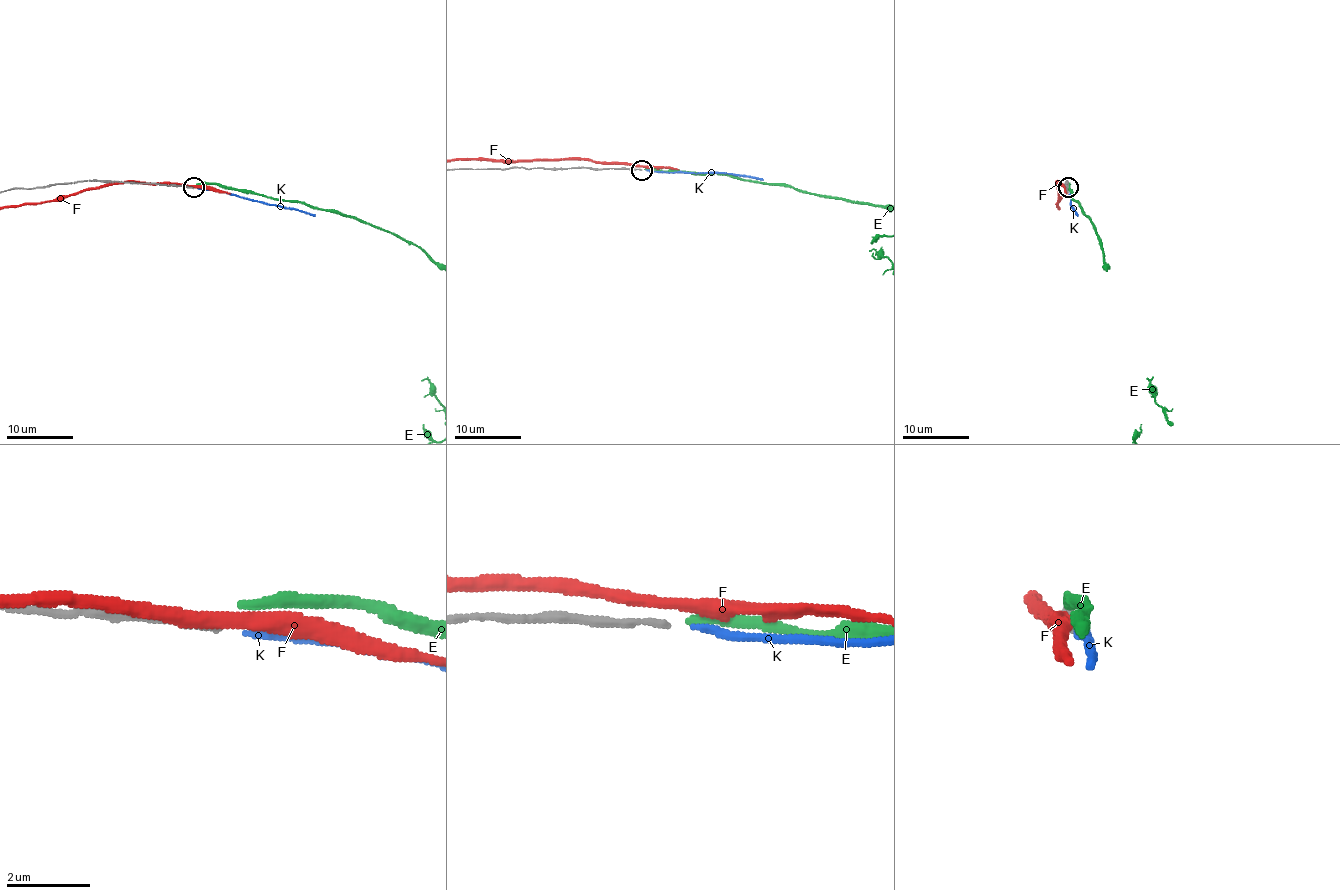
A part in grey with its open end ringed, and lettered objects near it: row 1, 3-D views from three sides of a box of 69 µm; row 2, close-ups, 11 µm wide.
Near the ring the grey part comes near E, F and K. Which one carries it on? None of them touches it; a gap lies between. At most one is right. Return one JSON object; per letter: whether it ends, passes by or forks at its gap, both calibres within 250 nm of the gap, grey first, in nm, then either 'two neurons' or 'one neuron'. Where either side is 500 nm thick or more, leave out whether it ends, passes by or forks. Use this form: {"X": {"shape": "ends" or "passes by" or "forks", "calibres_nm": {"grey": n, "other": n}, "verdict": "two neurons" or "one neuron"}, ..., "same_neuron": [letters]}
{"E": {"shape": "ends", "calibres_nm": {"grey": 150, "other": 240}, "verdict": "two neurons"}, "F": {"shape": "passes by", "calibres_nm": {"grey": 150, "other": 340}, "verdict": "two neurons"}, "K": {"shape": "ends", "calibres_nm": {"grey": 150, "other": 180}, "verdict": "one neuron"}, "same_neuron": ["K"]}

